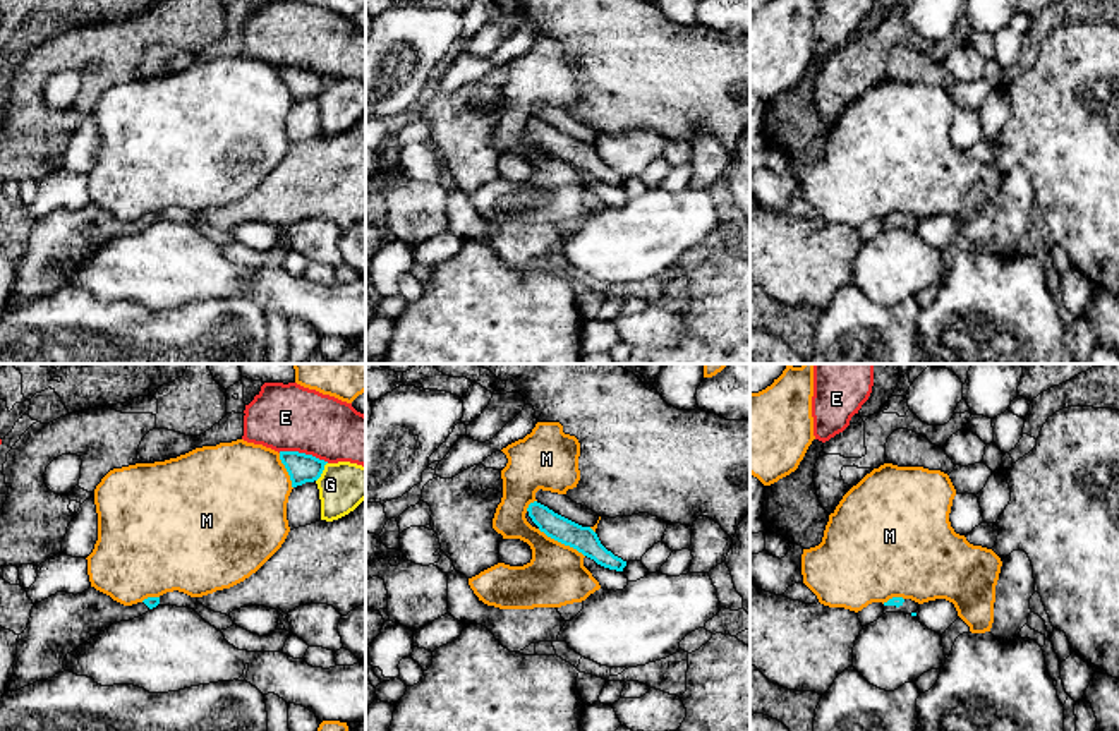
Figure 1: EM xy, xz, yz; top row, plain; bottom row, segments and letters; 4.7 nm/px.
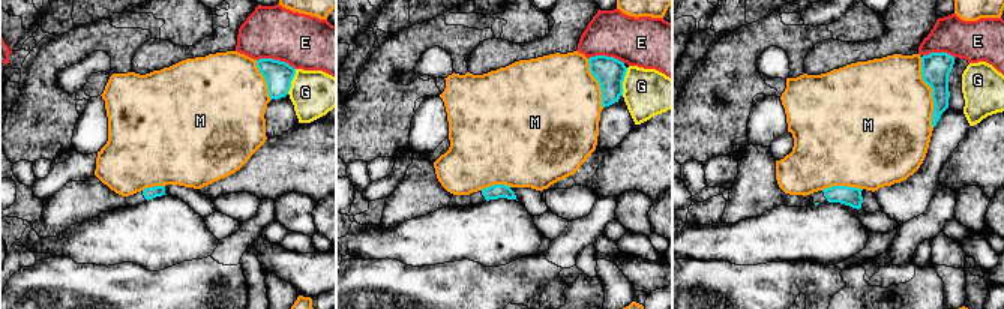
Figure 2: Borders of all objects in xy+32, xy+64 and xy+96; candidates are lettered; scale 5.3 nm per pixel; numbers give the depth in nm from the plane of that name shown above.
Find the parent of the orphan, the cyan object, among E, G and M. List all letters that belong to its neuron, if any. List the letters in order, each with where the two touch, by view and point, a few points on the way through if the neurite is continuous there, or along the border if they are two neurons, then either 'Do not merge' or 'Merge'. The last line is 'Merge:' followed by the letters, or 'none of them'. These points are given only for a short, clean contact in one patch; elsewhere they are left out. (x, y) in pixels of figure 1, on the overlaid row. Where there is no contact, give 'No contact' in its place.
E: Touches cyan at xy (304, 453). Do not merge
G: Touches cyan at xy (321, 472). Boundary: xy (326, 462), (316, 481). Do not merge
M: Touches cyan at xz (562, 543). Do not merge
Merge: none of them

